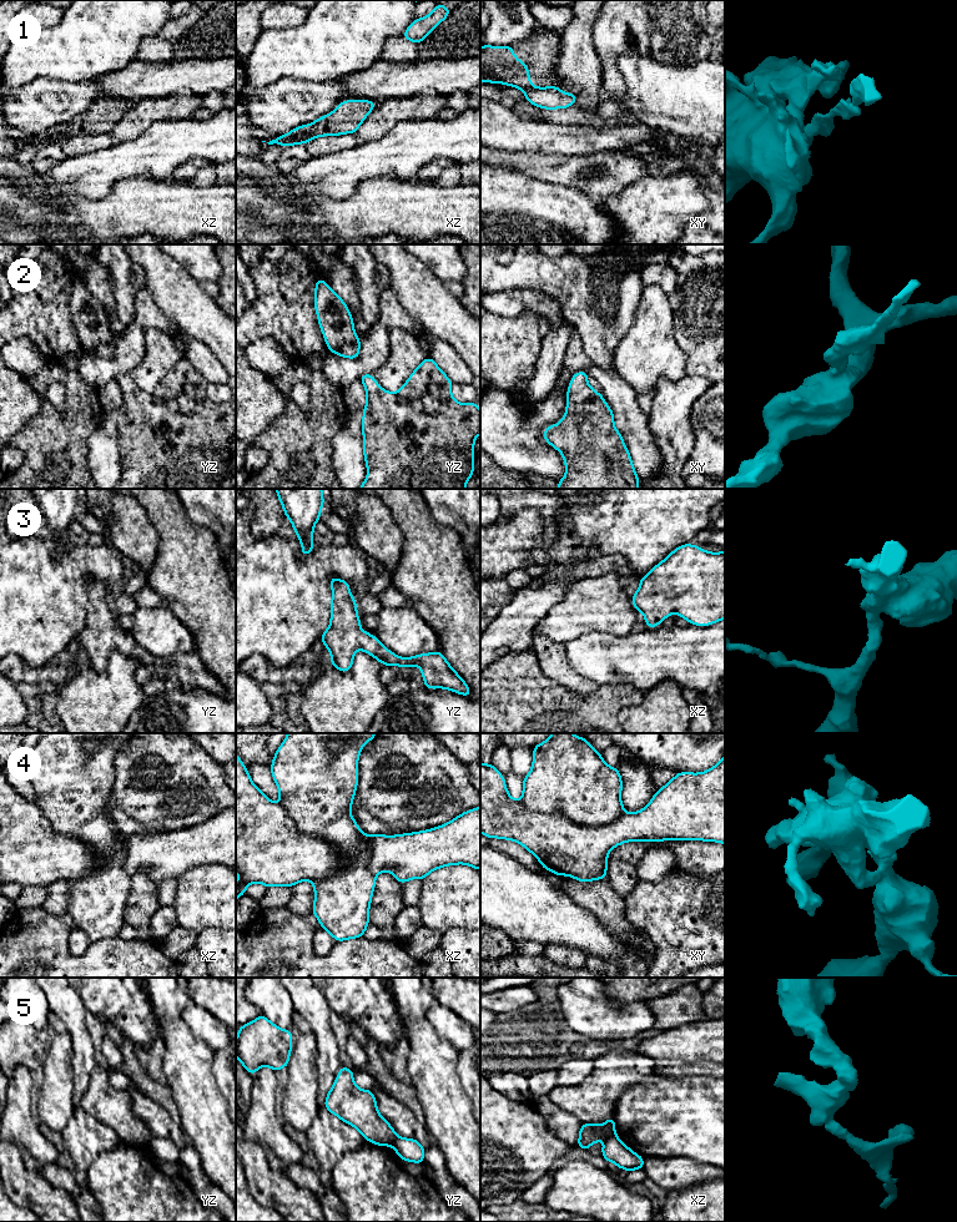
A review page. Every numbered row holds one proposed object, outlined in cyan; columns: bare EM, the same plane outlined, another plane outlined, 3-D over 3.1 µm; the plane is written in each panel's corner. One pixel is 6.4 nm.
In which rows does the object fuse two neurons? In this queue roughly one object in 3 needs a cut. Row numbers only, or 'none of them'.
1, 4, 5

